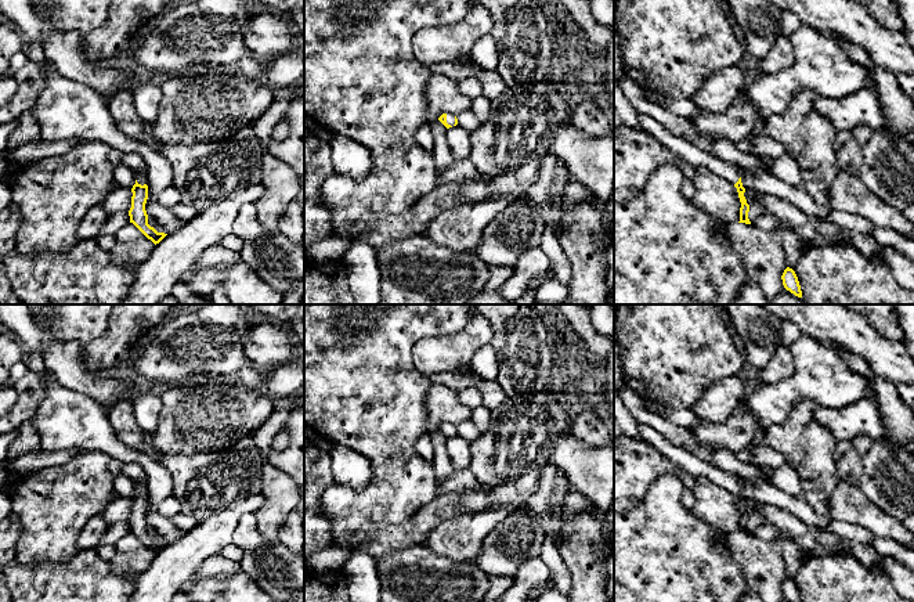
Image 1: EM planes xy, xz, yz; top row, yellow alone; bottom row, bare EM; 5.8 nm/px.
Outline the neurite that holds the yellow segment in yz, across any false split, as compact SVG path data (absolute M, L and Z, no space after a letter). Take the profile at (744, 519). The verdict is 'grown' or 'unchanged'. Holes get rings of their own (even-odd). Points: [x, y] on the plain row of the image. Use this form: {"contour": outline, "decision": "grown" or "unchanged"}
{"contour": "M637 423L637 430L643 440L655 447L664 457L669 458L691 475L704 476L712 483L730 491L737 498L741 512L738 533L751 534L748 529L749 515L747 513L747 509L744 507L745 498L741 493L738 476L725 472L707 461L702 461L693 453L673 444L664 435L649 425Z", "decision": "grown"}

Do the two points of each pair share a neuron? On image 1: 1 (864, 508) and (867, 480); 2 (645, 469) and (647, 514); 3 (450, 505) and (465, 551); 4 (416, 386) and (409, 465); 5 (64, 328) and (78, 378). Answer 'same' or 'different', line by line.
1: different
2: different
3: different
4: same
5: different

